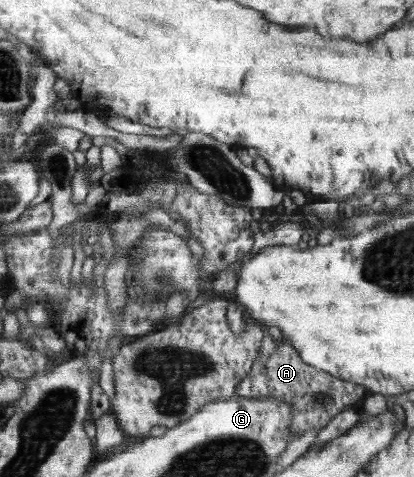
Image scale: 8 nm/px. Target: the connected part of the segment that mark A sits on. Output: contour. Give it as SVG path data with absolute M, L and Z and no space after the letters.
M282 339L267 360L256 361L246 379L237 386L237 393L247 398L274 397L286 400L293 405L294 419L291 423L291 432L294 437L304 435L310 429L322 429L346 408L353 407L358 401L366 397L363 385L343 380L331 373L316 369L308 365L288 341Z

